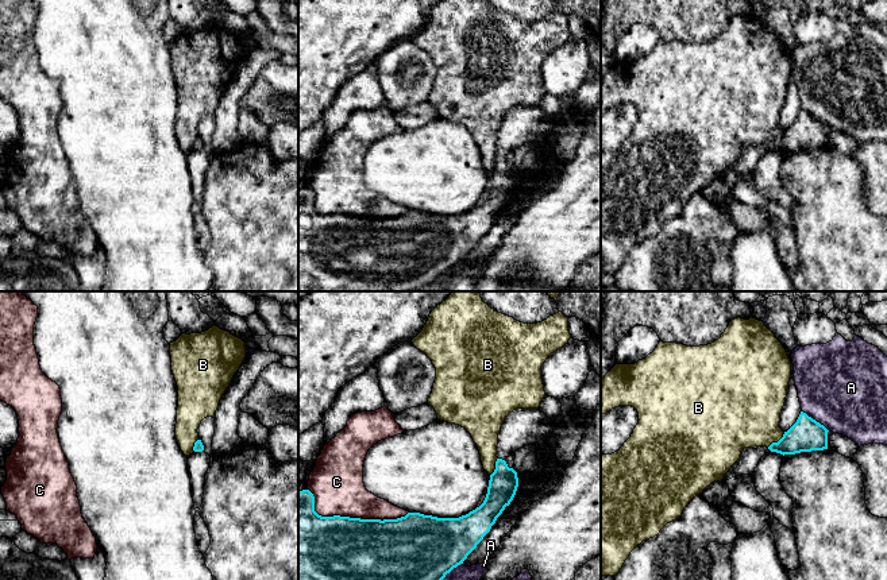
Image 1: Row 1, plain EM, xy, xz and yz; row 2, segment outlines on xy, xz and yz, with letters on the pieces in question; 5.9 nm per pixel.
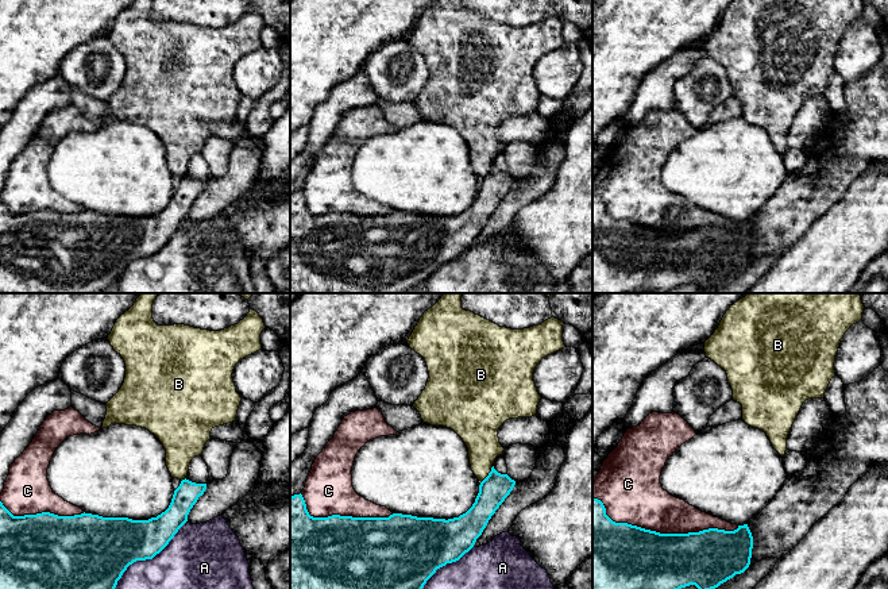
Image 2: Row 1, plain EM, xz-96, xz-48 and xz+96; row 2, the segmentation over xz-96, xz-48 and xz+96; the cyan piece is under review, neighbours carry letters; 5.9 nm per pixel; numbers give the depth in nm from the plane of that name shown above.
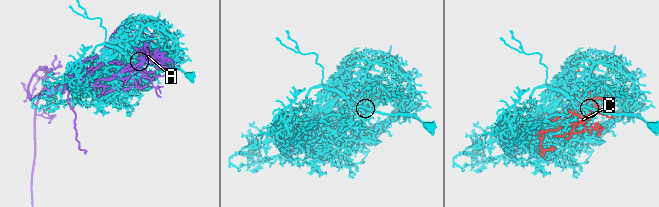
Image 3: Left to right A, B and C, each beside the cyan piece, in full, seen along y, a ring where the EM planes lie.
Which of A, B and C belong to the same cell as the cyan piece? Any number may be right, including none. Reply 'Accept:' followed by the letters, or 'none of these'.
Accept: none of these

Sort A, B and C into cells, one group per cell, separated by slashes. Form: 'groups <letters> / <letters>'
groups A / B / C

